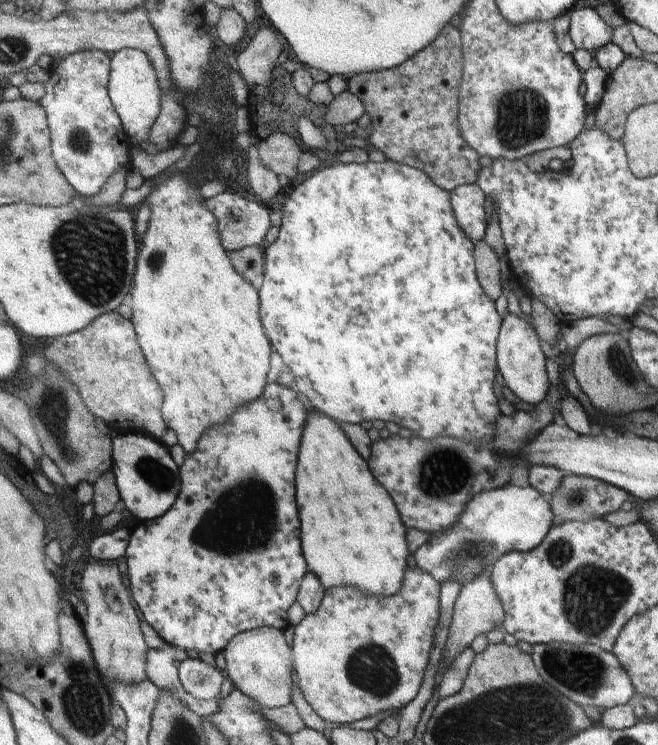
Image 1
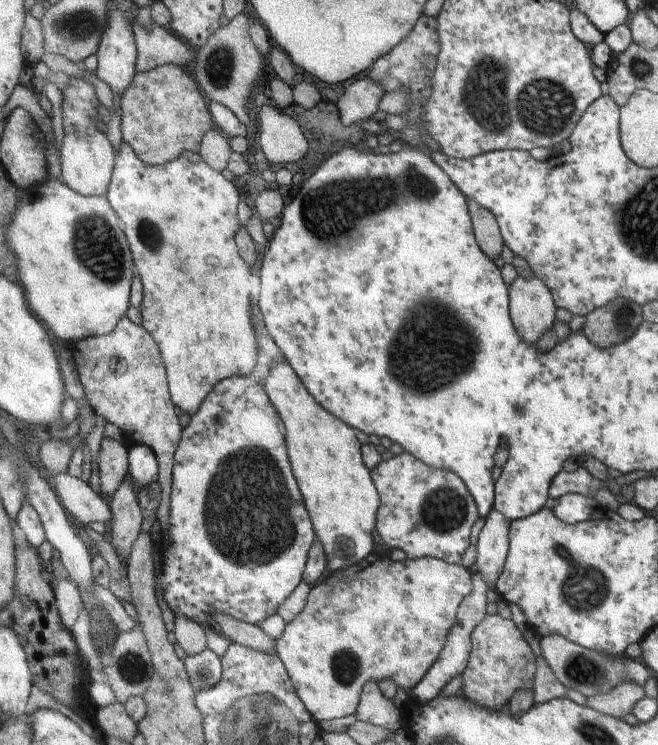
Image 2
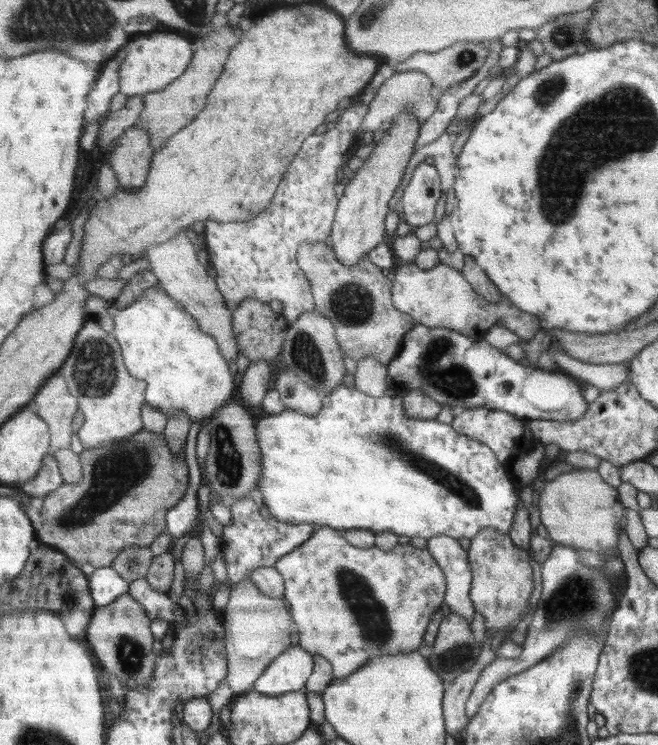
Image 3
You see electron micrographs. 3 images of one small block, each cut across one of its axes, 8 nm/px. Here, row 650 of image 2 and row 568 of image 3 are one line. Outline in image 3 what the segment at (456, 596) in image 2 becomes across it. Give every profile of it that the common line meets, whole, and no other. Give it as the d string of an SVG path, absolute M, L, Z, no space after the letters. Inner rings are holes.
M315 526L313 536L293 553L281 557L275 567L284 576L285 600L297 624L299 646L313 656L327 658L333 666L335 679L356 674L373 658L416 652L419 646L424 645L432 616L442 610L441 598L443 590L446 590L441 565L427 547L419 549L407 543L398 544L393 550L377 546L359 548L330 526Z

